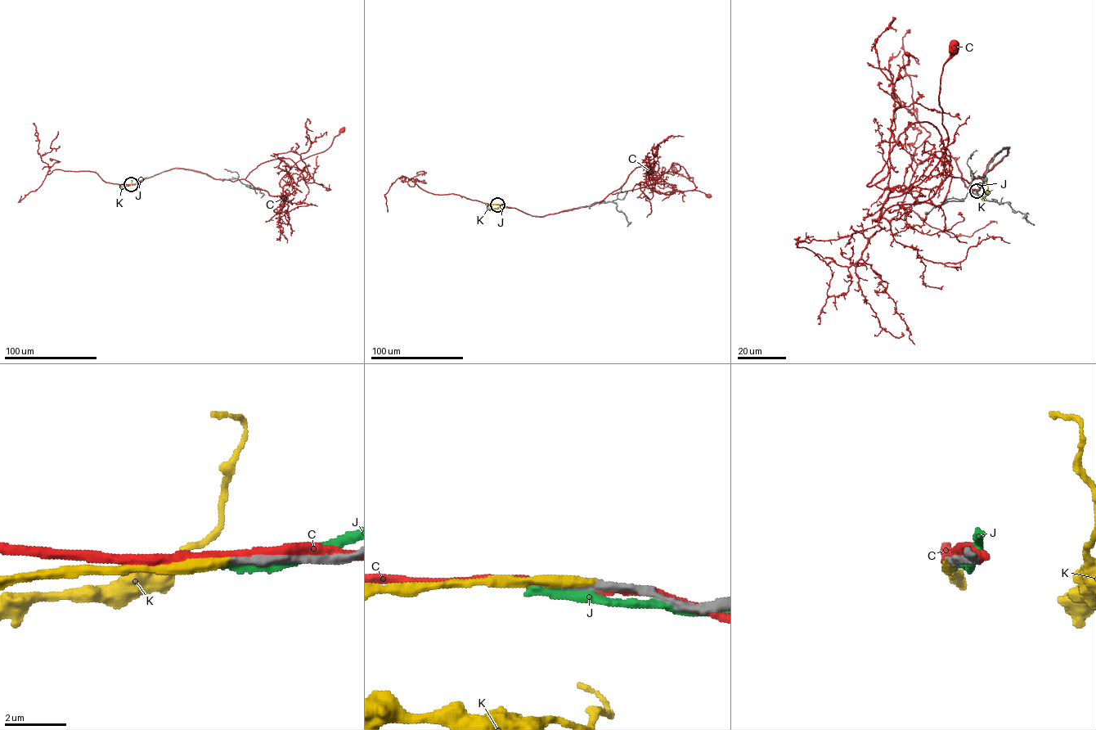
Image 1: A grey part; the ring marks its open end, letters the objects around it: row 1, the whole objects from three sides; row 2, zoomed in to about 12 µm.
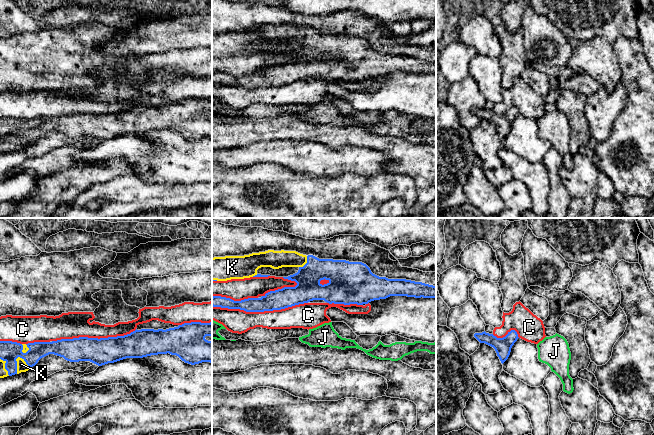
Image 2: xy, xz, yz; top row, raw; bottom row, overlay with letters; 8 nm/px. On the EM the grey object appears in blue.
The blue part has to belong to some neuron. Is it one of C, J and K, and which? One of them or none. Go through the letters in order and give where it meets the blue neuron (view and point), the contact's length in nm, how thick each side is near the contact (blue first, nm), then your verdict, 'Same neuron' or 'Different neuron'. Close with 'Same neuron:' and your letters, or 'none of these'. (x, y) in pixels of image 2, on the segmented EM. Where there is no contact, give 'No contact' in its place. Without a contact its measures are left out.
C: Touches blue at xz (259, 311). Shared border 750 nm. Thickness 160 nm (blue) against 190 nm. Different neuron
J: No contact. Different neuron
K: Touches blue at xy (24, 360). Shared border 150 nm. Thickness 160 nm (blue) against 80 nm. Same neuron
Same neuron: K

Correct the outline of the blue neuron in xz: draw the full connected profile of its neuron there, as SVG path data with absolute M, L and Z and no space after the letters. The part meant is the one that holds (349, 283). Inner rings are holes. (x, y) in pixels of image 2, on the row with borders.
M284 250L214 257L212 280L270 276L258 274L257 270L261 267L298 267L297 273L283 277L295 281L297 285L270 291L261 298L241 301L213 296L212 306L246 312L264 312L281 310L313 300L324 300L329 304L363 305L390 296L436 298L436 285L379 277L362 262L319 259L313 255L306 256L296 251Z

